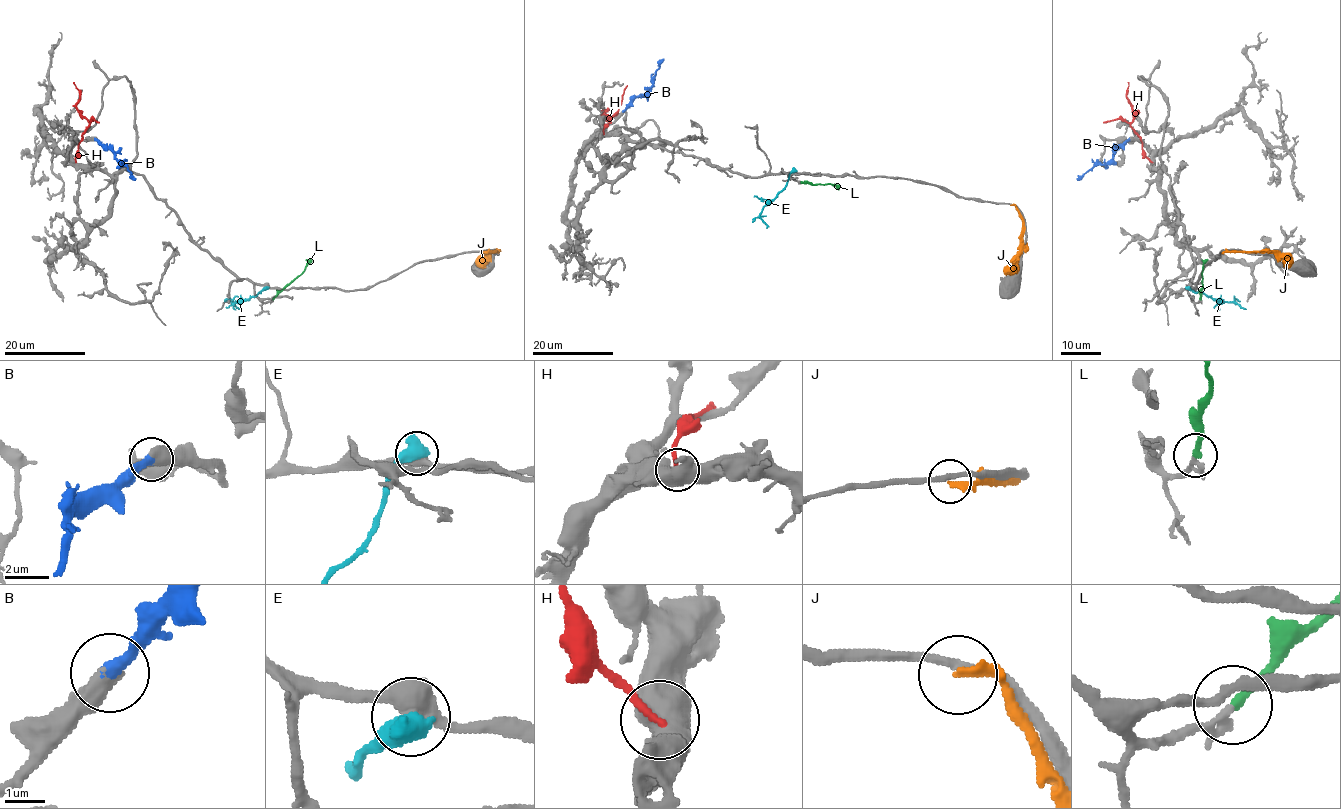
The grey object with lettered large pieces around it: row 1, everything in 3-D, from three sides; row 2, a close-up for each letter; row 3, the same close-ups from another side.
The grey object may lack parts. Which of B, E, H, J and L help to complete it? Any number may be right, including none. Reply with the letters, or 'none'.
B, L

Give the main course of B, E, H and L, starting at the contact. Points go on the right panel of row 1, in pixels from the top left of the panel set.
B: (1129, 139), (1114, 149), (1113, 158), (1108, 162), (1095, 165), (1077, 180)
E: (1189, 287), (1246, 309)
H: (1152, 162), (1130, 125), (1133, 111), (1127, 99), (1127, 82)
L: (1200, 299), (1203, 264), (1207, 259)

